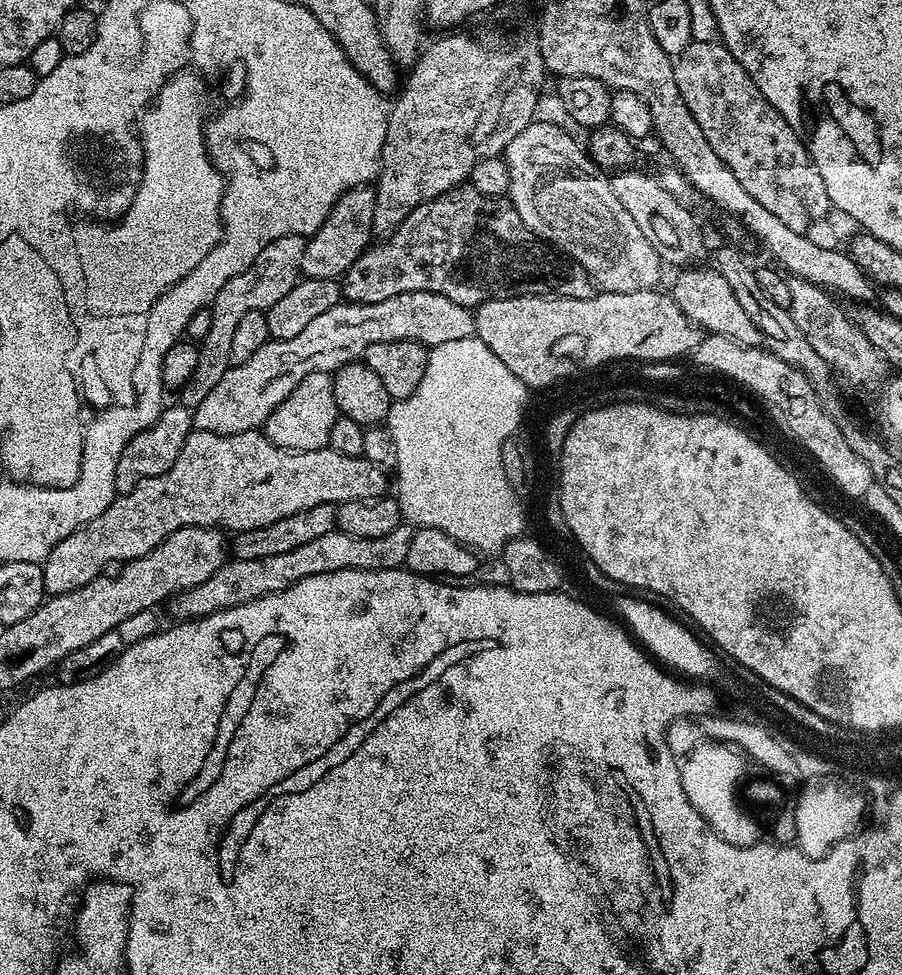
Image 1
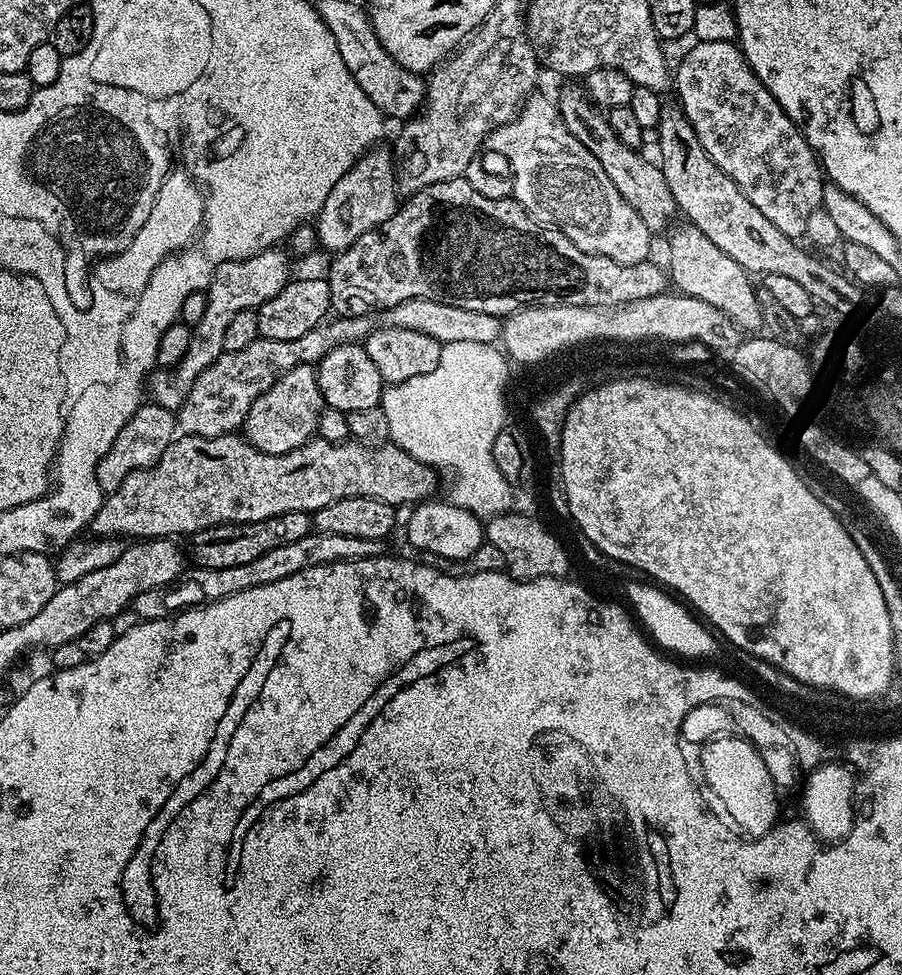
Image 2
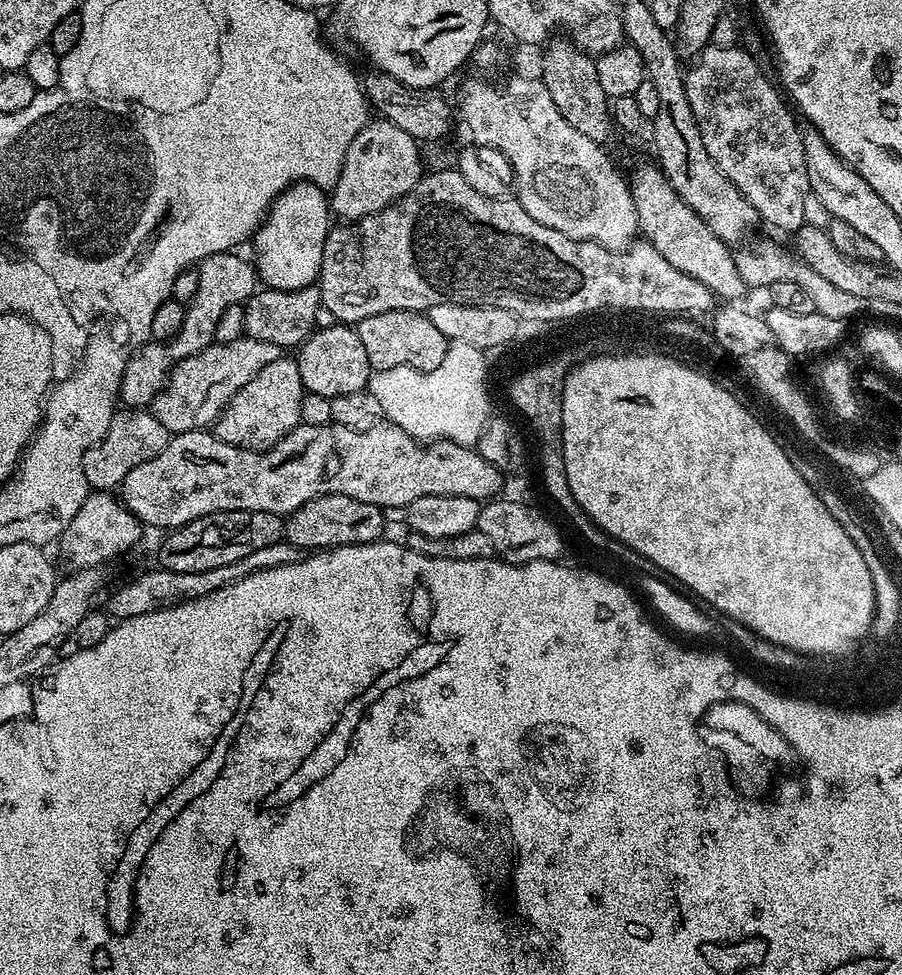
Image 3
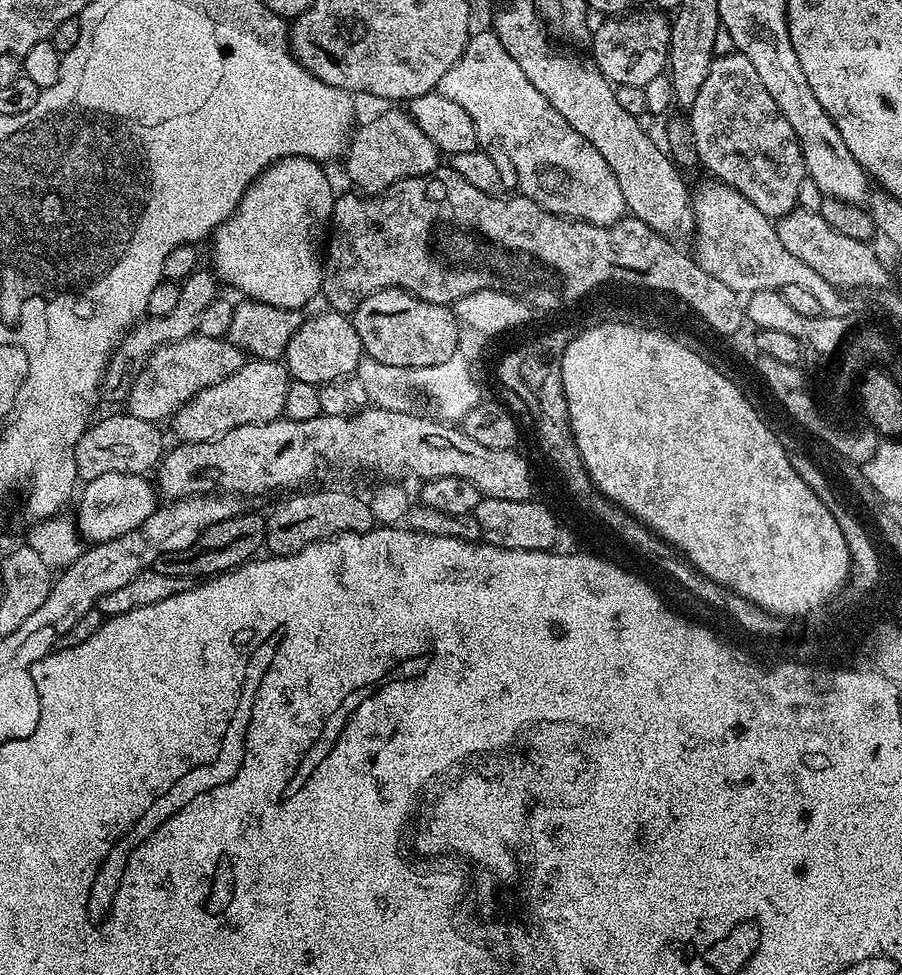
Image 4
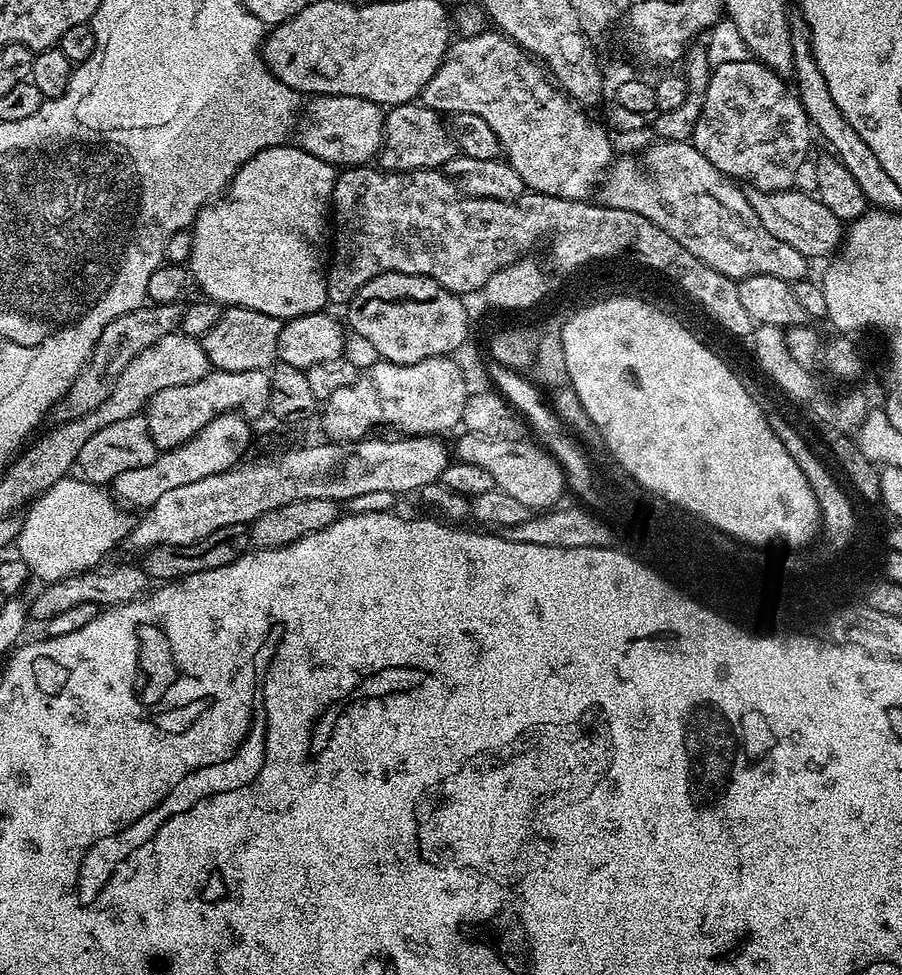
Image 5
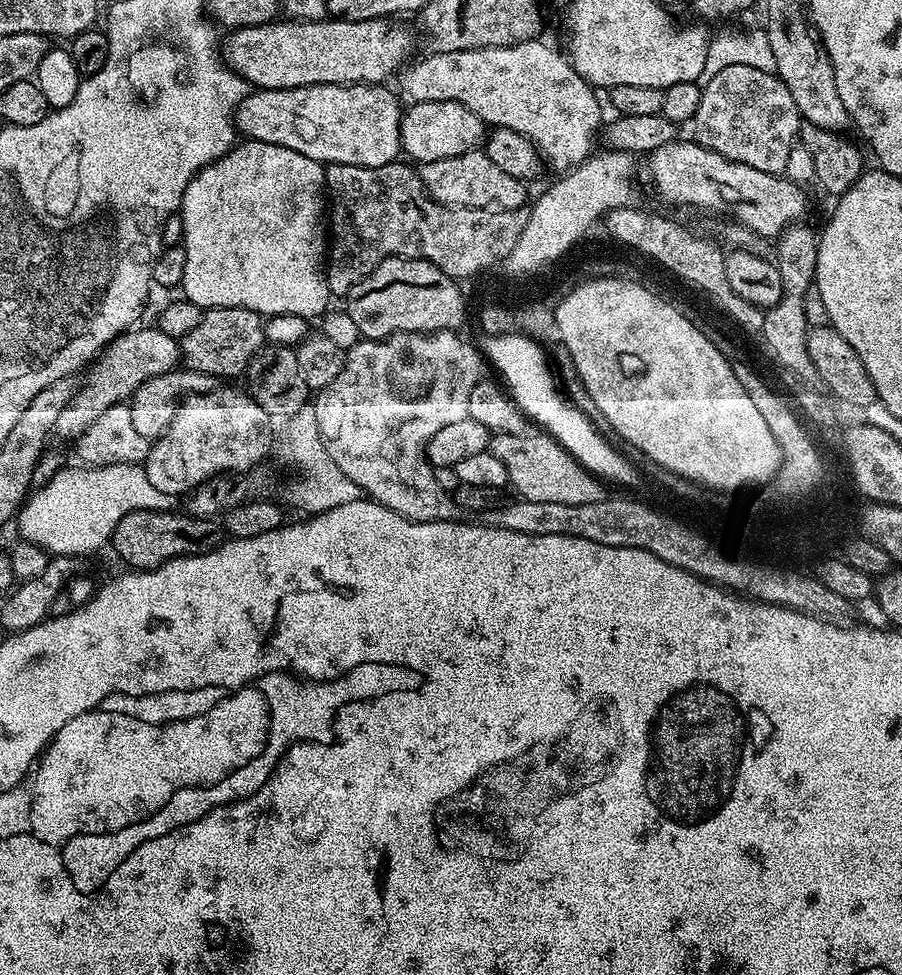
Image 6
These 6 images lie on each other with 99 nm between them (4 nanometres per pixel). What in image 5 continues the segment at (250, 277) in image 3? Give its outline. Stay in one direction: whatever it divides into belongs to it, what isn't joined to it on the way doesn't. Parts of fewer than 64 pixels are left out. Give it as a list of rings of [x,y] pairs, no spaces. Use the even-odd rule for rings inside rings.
[[[179,303],[152,304],[130,310],[130,314],[122,314],[122,318],[114,318],[114,322],[110,322],[110,326],[102,330],[102,338],[98,338],[90,358],[74,378],[67,397],[54,405],[54,416],[57,416],[55,419],[60,422],[77,420],[85,412],[100,406],[112,393],[116,379],[122,374],[124,367],[138,354],[142,354],[146,346],[152,346],[154,342],[158,342],[158,338],[166,338],[177,331],[181,315],[182,308]]]

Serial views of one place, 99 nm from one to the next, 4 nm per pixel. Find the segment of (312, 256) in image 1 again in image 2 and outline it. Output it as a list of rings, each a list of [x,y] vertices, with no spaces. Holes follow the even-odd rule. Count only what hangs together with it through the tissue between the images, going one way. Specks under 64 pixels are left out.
[[[373,146],[361,156],[338,183],[326,202],[322,206],[320,215],[315,217],[314,227],[316,229],[316,243],[322,249],[325,248],[328,254],[335,254],[354,246],[362,234],[376,228],[386,218],[395,214],[398,207],[398,189],[396,186],[396,162],[391,147]]]

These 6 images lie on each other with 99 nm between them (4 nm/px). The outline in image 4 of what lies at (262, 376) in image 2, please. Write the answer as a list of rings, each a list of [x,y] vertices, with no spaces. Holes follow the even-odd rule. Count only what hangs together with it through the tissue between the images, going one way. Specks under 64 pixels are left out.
[[[197,334],[162,346],[138,374],[126,401],[127,415],[153,422],[171,421],[190,398],[234,374],[245,362],[245,352],[226,338],[206,338]]]

